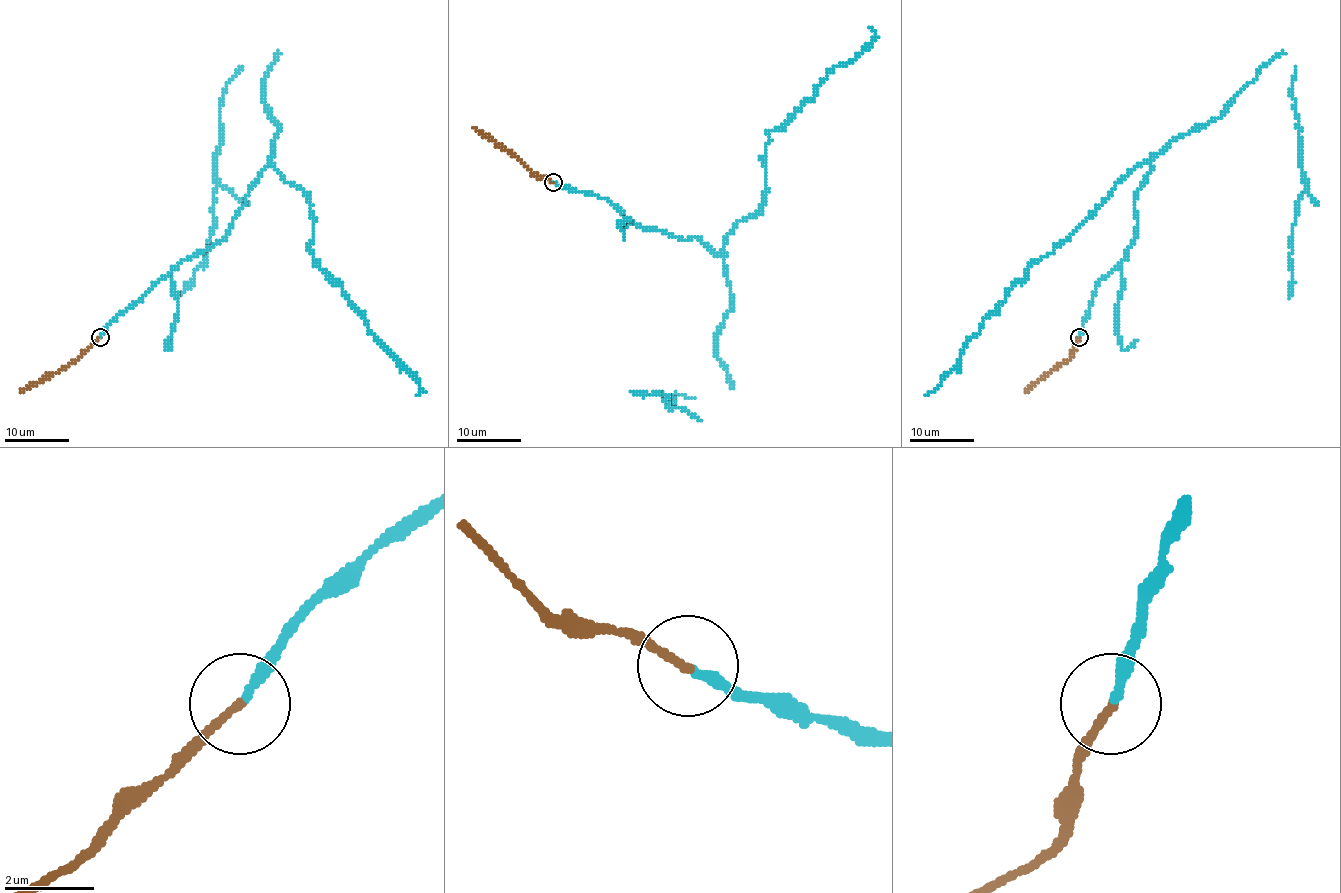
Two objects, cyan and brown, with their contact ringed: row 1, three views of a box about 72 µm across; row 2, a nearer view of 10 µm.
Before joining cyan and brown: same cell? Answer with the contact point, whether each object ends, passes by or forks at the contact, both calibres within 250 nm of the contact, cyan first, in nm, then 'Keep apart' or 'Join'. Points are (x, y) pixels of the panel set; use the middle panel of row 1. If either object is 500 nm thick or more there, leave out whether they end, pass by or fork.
Place: (553, 182). At the ring cyan ends. At the ring brown ends. Thickness 200 nm (cyan) against 190 nm. Join

